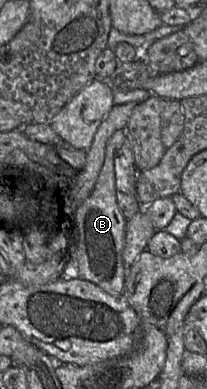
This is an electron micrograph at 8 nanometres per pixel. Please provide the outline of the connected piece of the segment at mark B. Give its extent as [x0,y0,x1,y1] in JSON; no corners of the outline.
[68,129,128,296]

